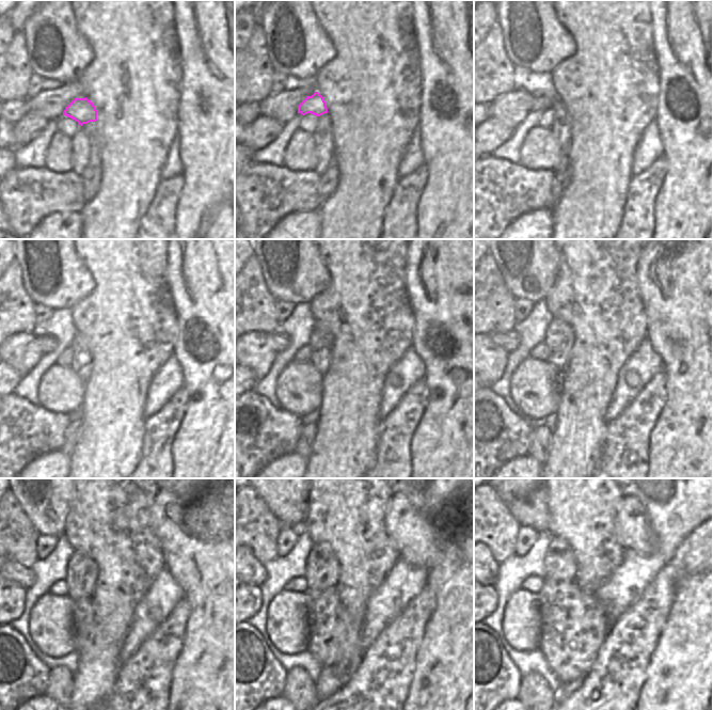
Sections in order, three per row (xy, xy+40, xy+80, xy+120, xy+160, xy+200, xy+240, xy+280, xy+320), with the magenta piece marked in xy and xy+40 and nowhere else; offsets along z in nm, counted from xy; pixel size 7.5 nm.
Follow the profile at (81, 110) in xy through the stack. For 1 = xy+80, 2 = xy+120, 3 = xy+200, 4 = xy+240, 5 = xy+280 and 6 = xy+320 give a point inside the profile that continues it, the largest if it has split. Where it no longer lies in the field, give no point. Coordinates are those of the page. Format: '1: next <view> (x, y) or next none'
1: next xy+80 (539, 103)
2: next xy+120 (47, 344)
3: next xy+200 (509, 341)
4: next xy+240 (18, 573)
5: next xy+280 (256, 573)
6: next xy+320 (495, 566)

